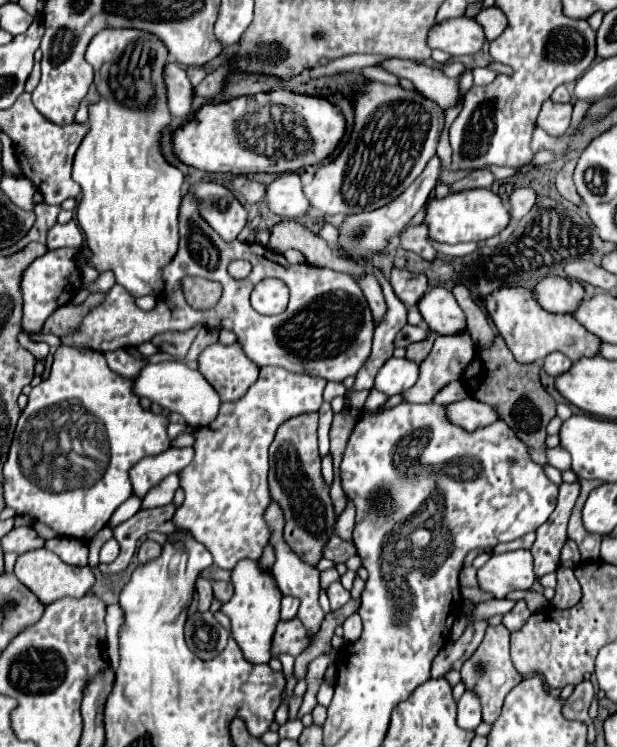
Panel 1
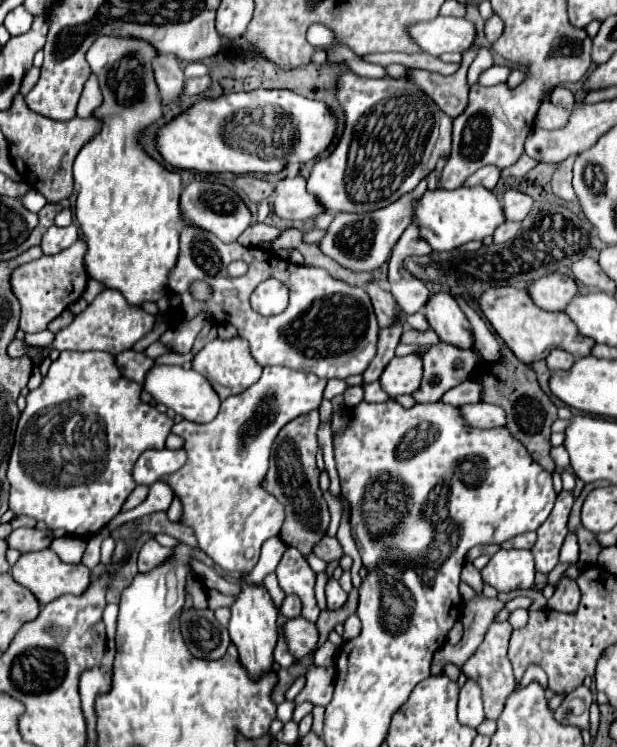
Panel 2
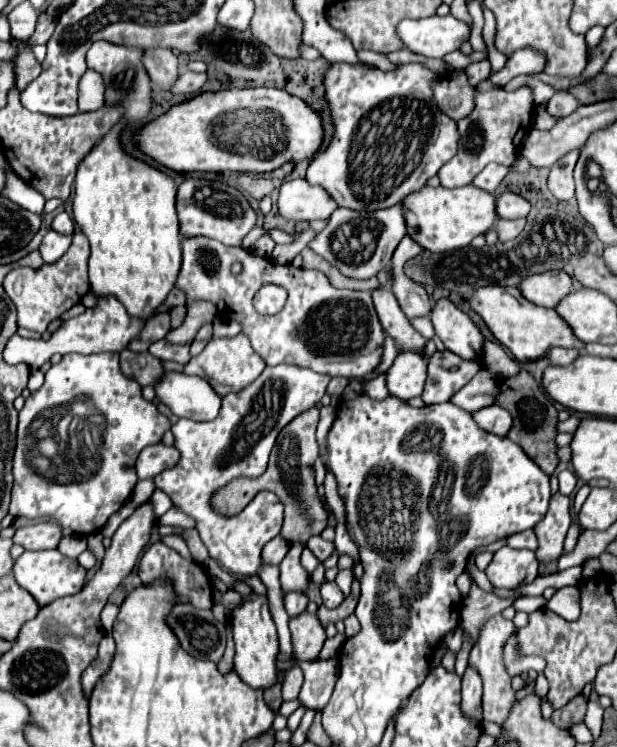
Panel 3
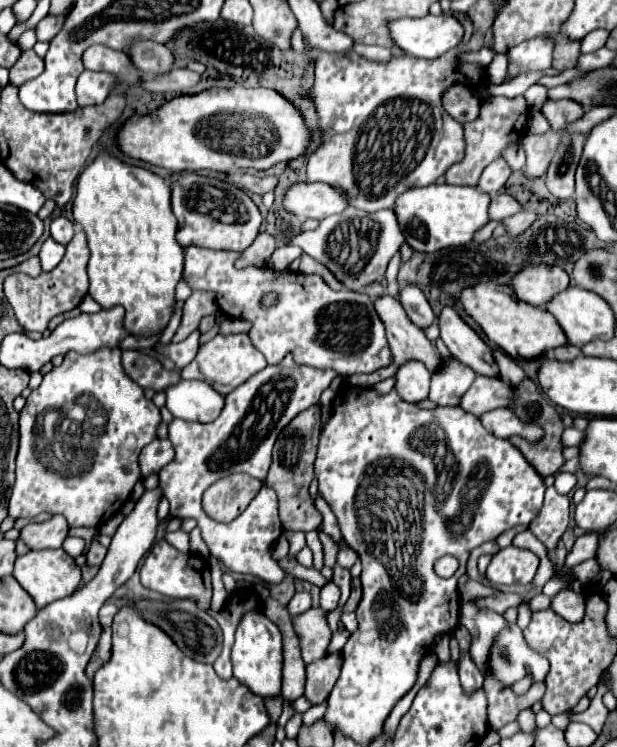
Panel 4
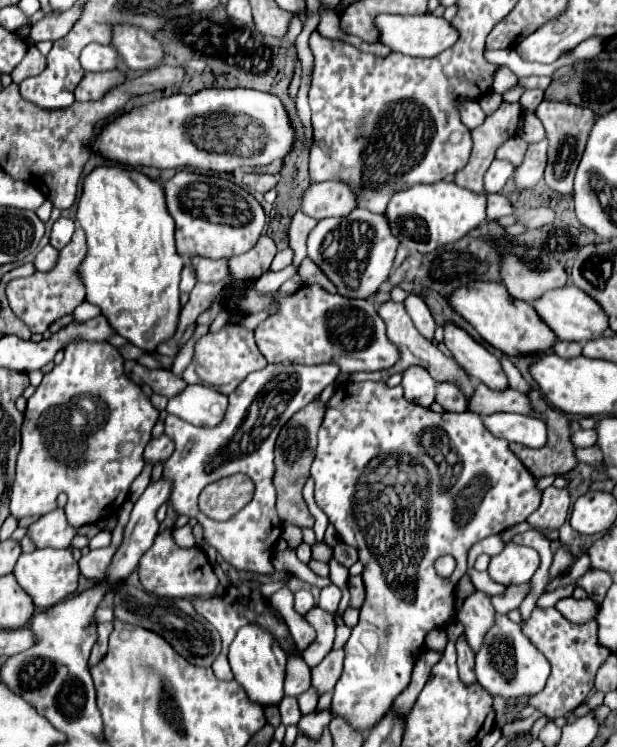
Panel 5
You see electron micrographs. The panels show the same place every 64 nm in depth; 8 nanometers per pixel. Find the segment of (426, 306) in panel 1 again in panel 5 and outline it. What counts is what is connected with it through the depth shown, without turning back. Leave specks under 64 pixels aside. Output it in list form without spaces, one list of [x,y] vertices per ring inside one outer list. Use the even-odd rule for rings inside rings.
[[[454,324],[444,326],[444,344],[452,352],[454,360],[462,370],[474,380],[480,380],[490,390],[506,390],[508,378],[502,370],[502,364],[496,356],[492,356],[482,344],[470,338],[462,328]]]

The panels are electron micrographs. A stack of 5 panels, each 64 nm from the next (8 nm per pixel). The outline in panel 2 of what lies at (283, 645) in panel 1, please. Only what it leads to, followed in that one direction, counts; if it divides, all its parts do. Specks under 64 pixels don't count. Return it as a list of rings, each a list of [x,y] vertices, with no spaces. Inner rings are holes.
[[[298,616],[298,618],[288,620],[284,624],[284,630],[286,630],[290,654],[294,658],[300,660],[300,658],[306,658],[306,656],[316,652],[316,648],[318,648],[318,628],[316,628],[316,624]]]

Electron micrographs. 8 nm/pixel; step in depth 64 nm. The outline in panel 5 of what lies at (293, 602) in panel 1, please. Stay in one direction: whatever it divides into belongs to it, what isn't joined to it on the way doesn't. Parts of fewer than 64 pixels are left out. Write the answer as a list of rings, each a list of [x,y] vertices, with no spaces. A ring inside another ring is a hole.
[[[298,590],[294,596],[296,596],[294,608],[296,608],[298,614],[308,614],[316,606],[316,602],[314,602],[314,598],[312,598],[312,594],[308,590]]]

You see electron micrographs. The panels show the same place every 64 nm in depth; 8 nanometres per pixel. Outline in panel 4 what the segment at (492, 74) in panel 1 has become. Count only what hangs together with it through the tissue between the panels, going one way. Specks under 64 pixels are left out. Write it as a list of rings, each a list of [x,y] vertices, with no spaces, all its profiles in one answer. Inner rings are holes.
[[[548,34],[536,36],[528,42],[522,42],[514,46],[508,56],[510,56],[510,76],[516,78],[518,74],[532,72],[532,70],[548,70],[552,66],[552,52],[554,44]]]

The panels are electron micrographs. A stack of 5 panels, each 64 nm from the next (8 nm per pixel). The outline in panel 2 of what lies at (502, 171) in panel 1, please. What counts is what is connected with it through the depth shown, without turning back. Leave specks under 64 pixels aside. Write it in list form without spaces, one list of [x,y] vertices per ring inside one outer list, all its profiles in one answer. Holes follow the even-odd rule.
[[[524,154],[521,156],[519,161],[517,161],[514,165],[502,169],[501,178],[508,177],[521,178],[538,164],[539,163],[536,160]]]

